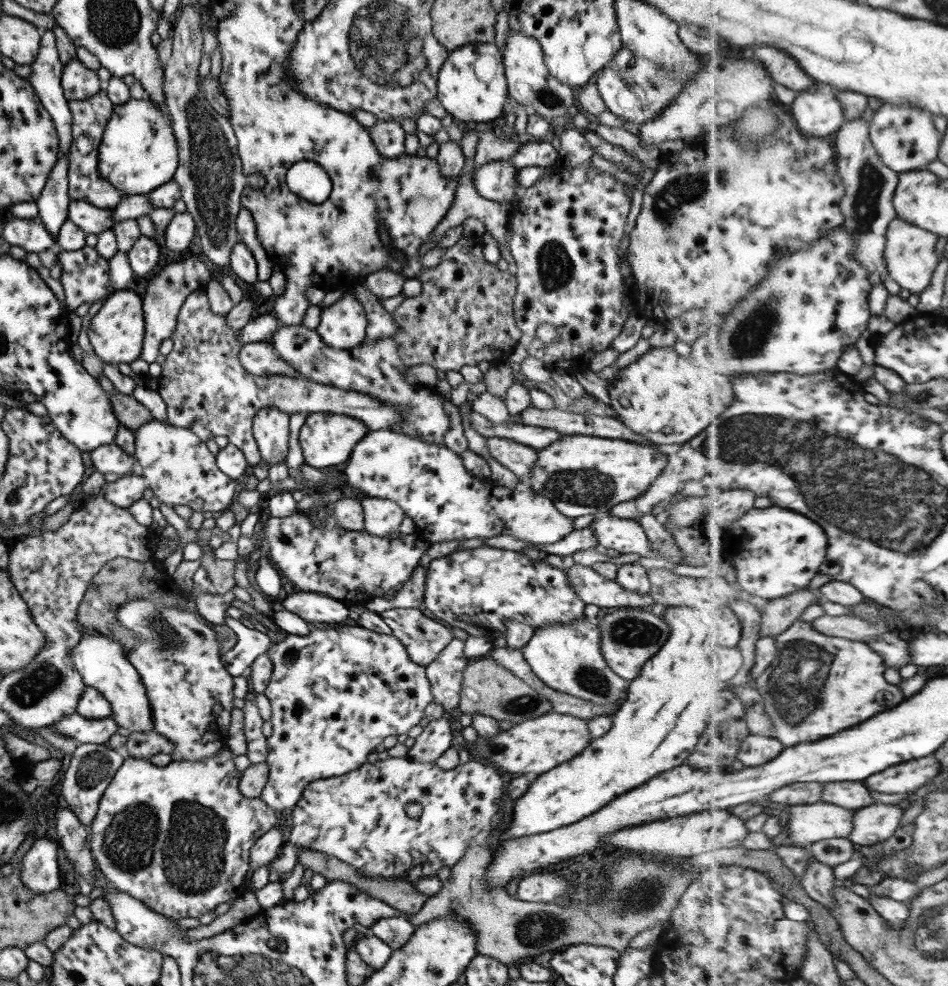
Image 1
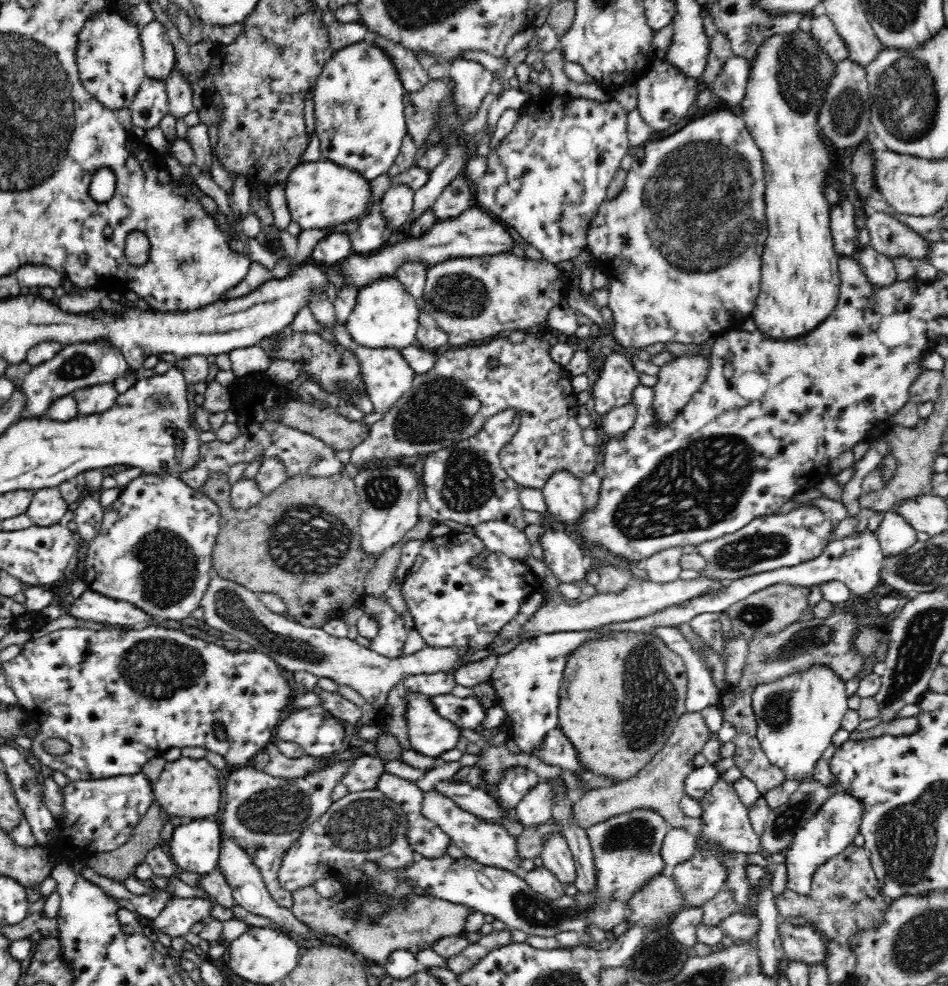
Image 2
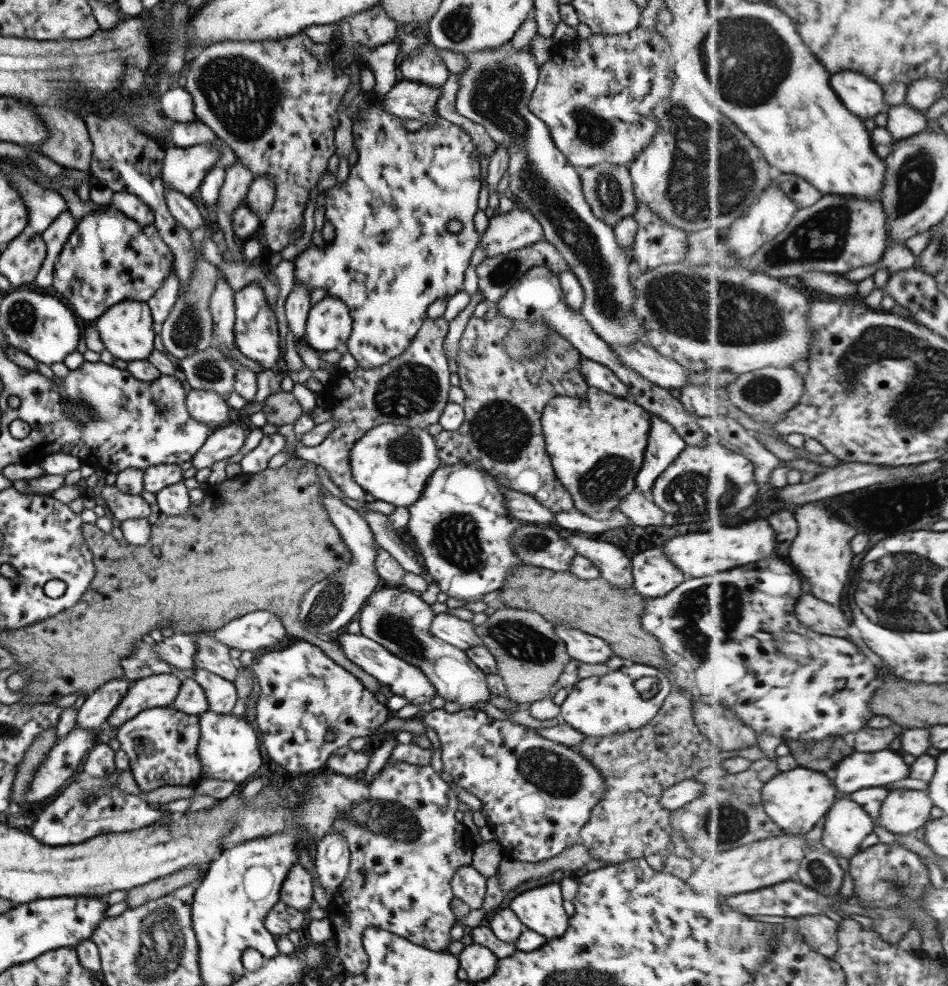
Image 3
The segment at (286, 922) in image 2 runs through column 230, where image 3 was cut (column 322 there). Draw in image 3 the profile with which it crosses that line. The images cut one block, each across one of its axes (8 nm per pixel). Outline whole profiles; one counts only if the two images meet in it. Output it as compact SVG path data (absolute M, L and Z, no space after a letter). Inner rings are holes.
M328 832L316 843L315 850L317 882L326 892L335 893L348 874L350 852L344 836L338 832Z

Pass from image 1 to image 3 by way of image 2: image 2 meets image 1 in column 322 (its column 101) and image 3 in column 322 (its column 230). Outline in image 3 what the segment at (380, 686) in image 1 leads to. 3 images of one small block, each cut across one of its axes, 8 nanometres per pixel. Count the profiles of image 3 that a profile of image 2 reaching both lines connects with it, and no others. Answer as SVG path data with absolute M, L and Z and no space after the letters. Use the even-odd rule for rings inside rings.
M294 640L283 650L269 652L252 659L251 664L244 670L249 673L251 680L255 679L260 690L255 714L258 740L262 742L270 760L283 767L287 773L320 771L327 757L335 749L347 745L351 738L368 737L386 721L389 714L387 707L375 699L373 689L325 656L318 643ZM329 730L334 732L335 737L326 742L325 734Z

